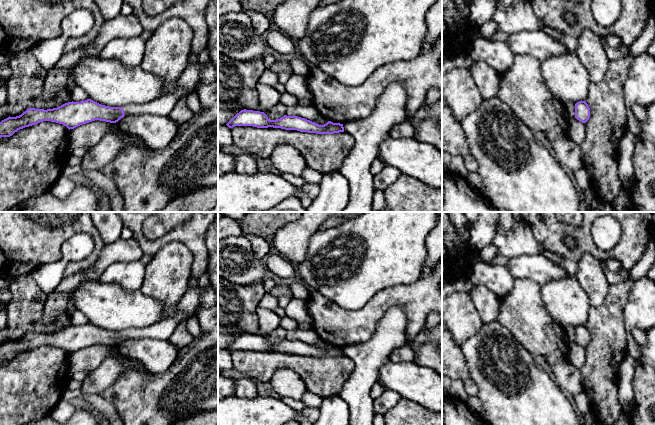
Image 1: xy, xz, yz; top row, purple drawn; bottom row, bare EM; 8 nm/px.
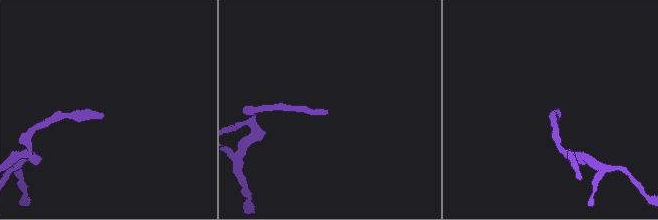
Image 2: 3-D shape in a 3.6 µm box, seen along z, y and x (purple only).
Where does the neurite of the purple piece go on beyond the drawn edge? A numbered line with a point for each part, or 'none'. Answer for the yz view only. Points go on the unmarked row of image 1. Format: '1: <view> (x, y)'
none

